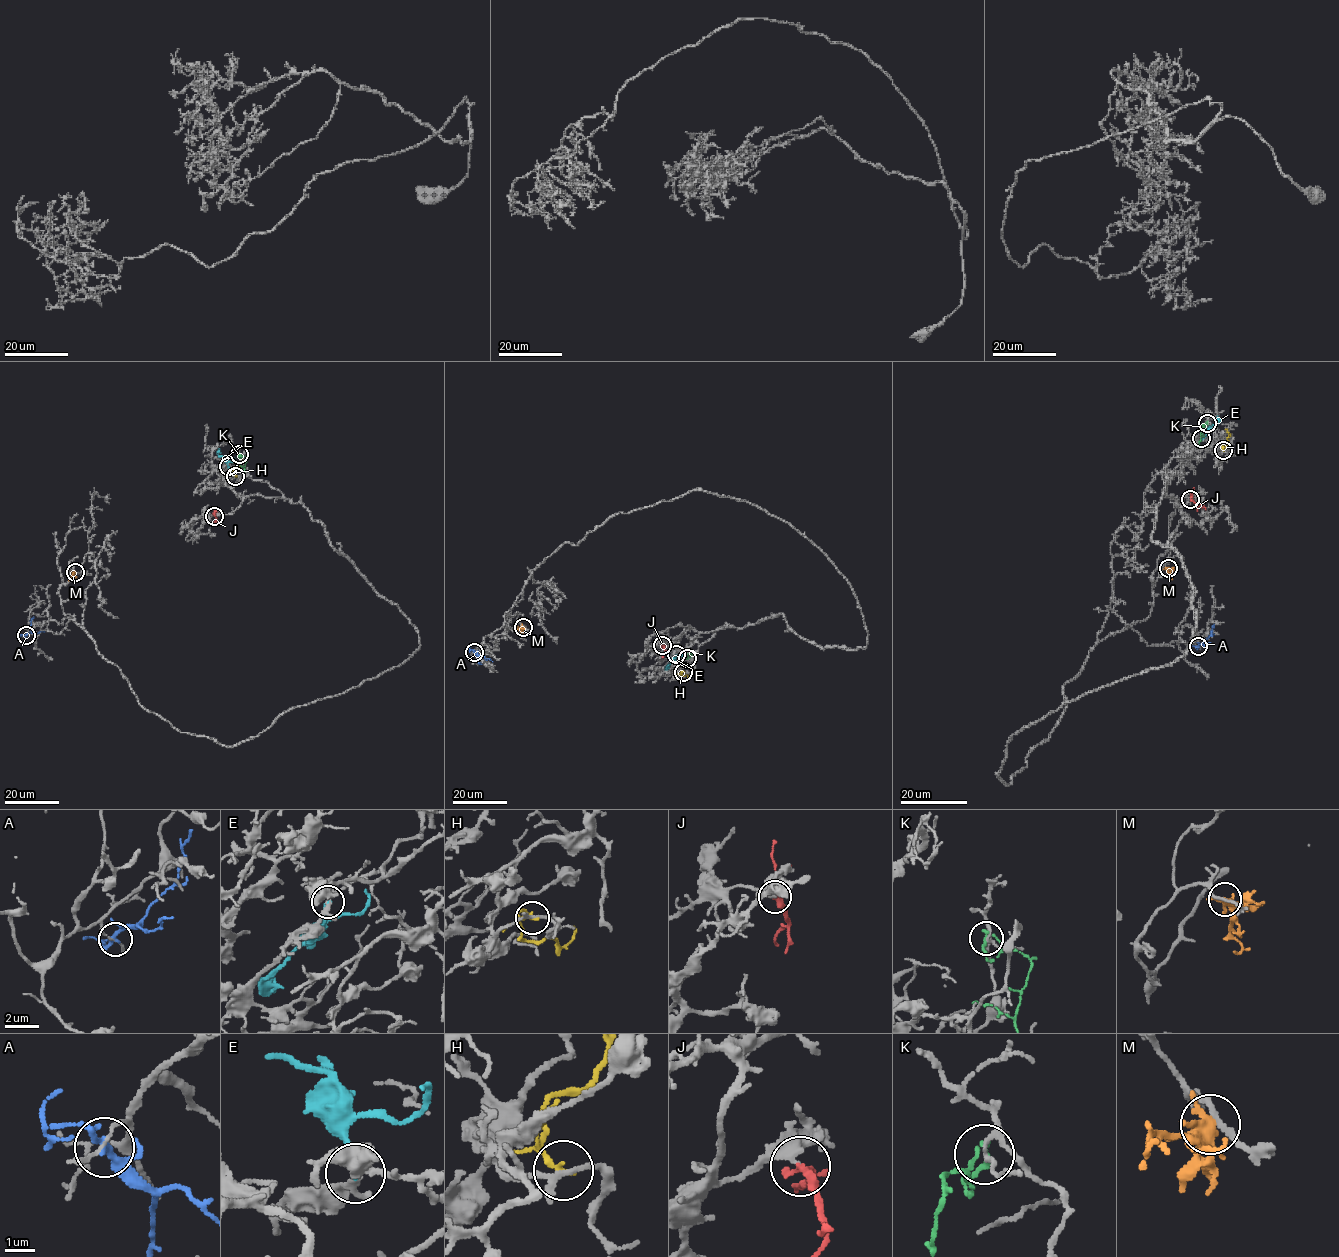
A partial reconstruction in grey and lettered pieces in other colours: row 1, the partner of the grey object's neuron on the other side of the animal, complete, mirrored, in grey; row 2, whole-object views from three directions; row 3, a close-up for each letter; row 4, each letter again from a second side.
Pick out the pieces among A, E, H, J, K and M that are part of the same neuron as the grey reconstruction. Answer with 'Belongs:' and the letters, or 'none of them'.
Belongs: E, J

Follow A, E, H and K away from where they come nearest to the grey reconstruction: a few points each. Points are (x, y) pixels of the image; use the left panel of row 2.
A: (26, 634), (30, 632), (34, 617)
E: (228, 466), (227, 460), (217, 454), (219, 449)
H: (235, 476), (234, 469), (242, 459)
K: (239, 454), (246, 460), (243, 466), (237, 464)

